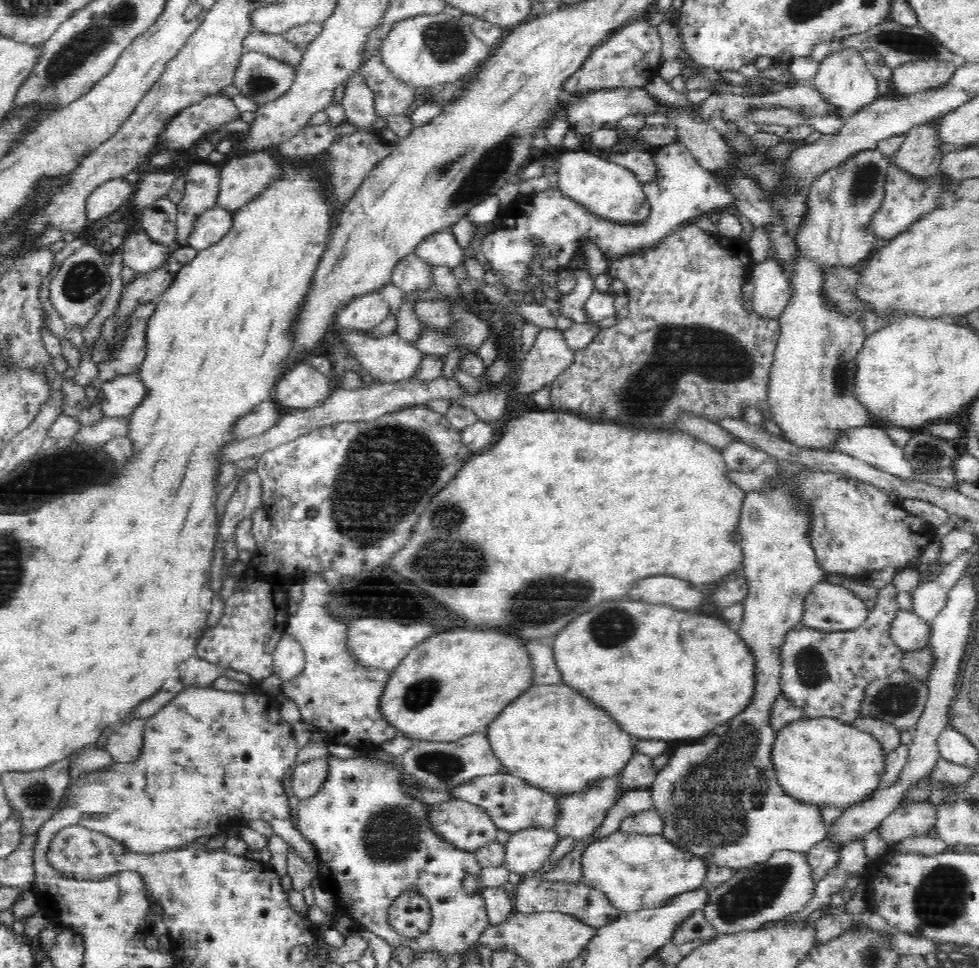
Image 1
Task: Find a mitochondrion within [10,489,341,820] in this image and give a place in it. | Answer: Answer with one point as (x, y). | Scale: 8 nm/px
(37, 795)

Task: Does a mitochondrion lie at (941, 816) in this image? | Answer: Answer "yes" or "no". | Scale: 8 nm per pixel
no

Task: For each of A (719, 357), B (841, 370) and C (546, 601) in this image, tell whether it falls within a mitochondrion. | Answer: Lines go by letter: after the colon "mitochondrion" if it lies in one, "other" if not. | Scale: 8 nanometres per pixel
A: mitochondrion
B: mitochondrion
C: mitochondrion

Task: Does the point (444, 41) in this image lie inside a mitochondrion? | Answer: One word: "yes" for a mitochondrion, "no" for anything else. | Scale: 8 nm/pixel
yes

